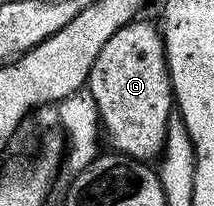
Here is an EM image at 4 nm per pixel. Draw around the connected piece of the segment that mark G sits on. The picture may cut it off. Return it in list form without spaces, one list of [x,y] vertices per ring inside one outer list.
[[[136,20],[125,24],[109,40],[105,48],[97,52],[86,87],[91,90],[96,101],[96,115],[101,123],[102,133],[112,151],[125,154],[129,158],[140,160],[158,159],[163,153],[167,138],[167,127],[173,117],[173,91],[171,73],[167,70],[167,49],[163,46],[163,36],[158,25]]]

